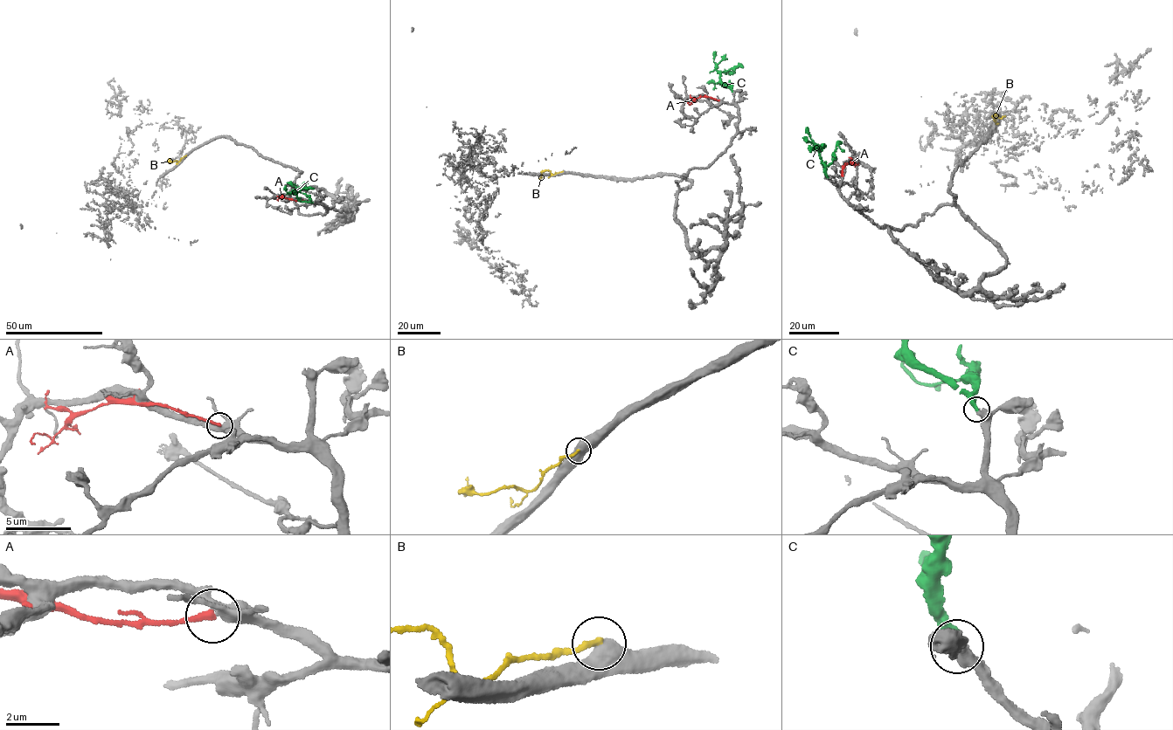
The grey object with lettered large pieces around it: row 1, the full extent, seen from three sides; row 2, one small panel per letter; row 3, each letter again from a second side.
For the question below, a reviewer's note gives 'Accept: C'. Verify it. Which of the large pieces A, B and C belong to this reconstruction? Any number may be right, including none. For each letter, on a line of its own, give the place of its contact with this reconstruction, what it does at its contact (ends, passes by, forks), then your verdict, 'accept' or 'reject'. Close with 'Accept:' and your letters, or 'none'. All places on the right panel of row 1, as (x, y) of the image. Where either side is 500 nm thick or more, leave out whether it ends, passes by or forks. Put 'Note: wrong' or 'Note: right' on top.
Note: right
A: contact (842, 175); it ends; reject
B: contact (993, 117); reject
C: contact (827, 177); it ends; accept
Accept: C

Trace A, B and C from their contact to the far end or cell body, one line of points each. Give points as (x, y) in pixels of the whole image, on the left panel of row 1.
A: (303, 200), (281, 196), (278, 201)
B: (185, 155), (178, 161), (169, 161), (168, 159)
C: (312, 203), (301, 201), (296, 194), (303, 188), (314, 189)

